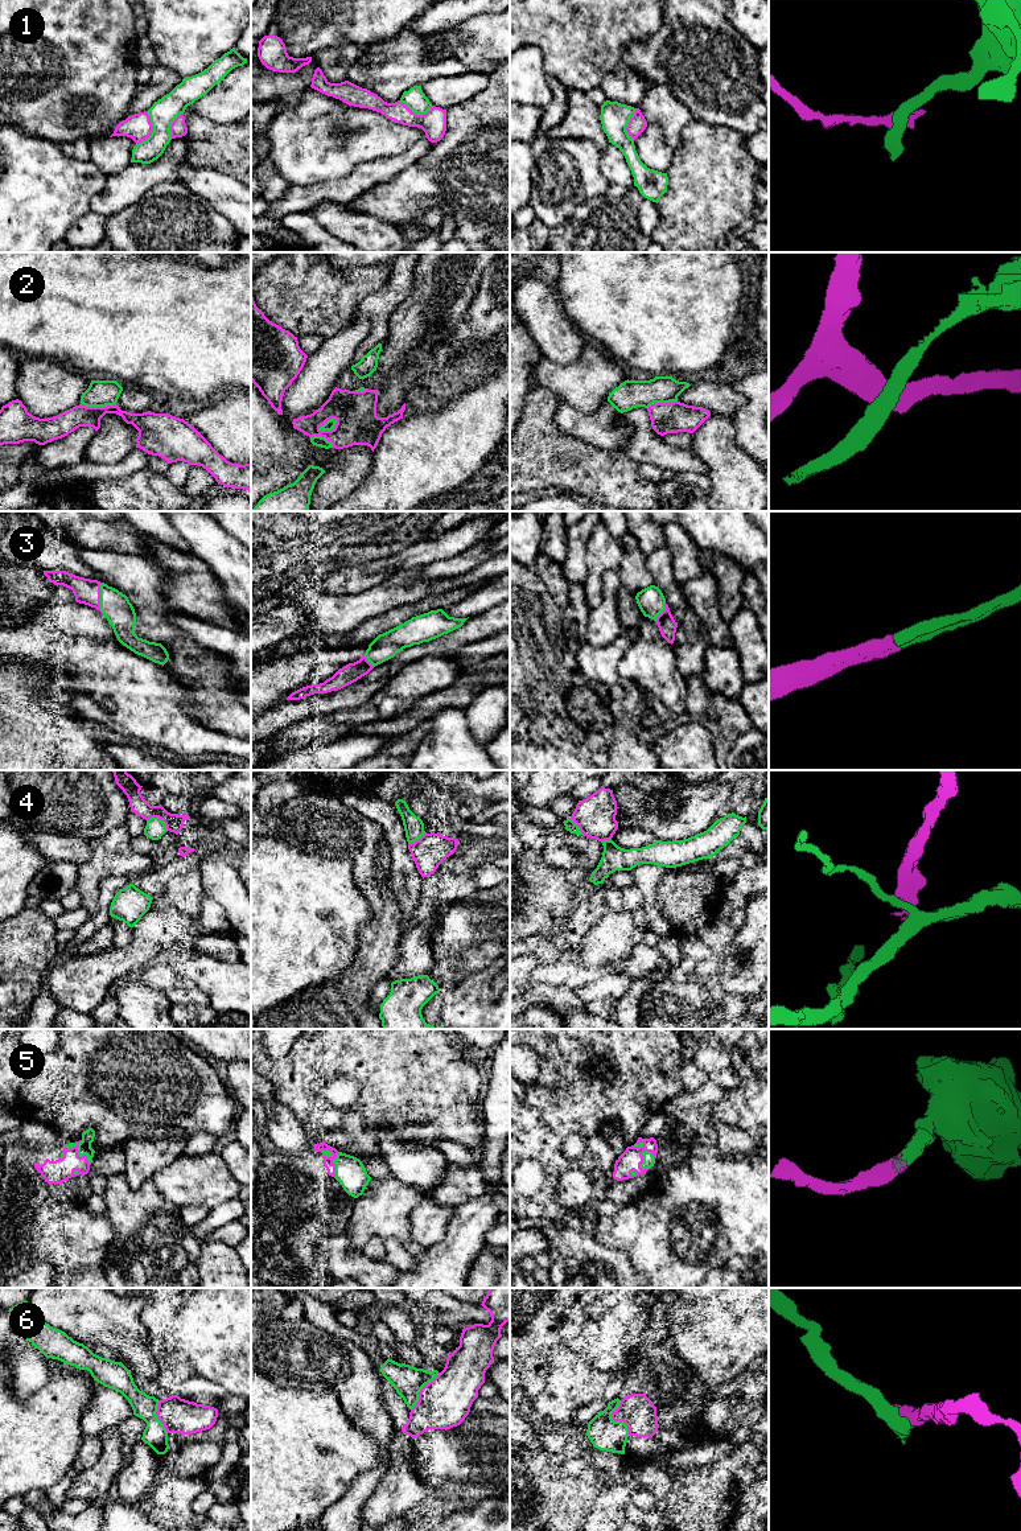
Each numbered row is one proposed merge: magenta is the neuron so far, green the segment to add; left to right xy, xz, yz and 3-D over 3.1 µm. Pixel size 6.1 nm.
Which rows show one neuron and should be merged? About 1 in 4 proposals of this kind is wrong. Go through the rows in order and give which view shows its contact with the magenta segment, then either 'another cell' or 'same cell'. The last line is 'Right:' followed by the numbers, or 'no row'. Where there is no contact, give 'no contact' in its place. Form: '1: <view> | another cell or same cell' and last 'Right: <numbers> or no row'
1: xy | another cell
2: xz | another cell
3: xy | same cell
4: xy | another cell
5: xy | same cell
6: yz | another cell
Right: 3, 5

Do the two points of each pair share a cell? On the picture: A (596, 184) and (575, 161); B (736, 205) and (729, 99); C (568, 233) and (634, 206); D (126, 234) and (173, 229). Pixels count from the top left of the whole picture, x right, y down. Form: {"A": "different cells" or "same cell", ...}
{"A": "same cell", "B": "different cells", "C": "same cell", "D": "same cell"}

